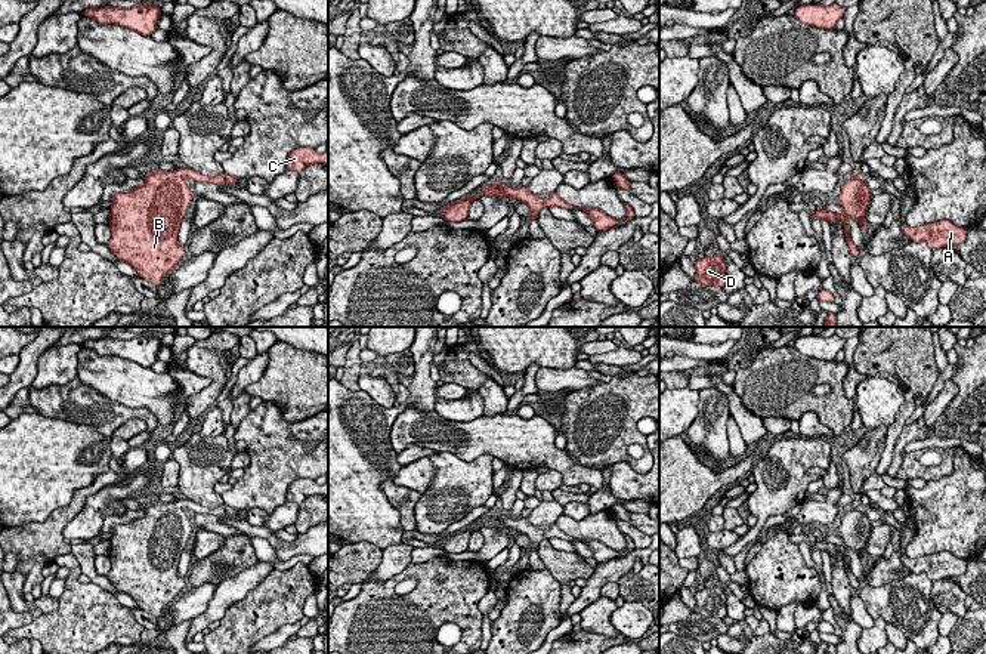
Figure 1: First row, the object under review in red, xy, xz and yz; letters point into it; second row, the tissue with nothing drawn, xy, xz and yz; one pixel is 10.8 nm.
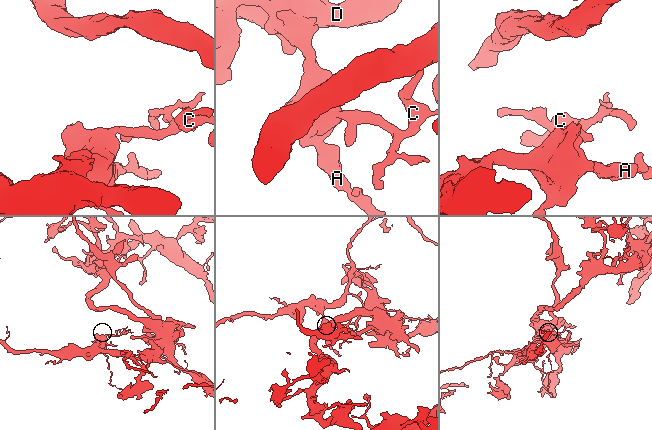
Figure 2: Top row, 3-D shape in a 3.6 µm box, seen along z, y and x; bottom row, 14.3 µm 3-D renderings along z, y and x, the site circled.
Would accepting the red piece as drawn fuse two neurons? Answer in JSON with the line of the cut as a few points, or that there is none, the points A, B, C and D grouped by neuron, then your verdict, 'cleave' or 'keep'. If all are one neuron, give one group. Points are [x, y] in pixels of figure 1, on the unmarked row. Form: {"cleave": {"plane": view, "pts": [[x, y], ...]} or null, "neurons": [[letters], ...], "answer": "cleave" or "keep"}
{"cleave": null, "neurons": [["A", "B", "C", "D"]], "answer": "keep"}

